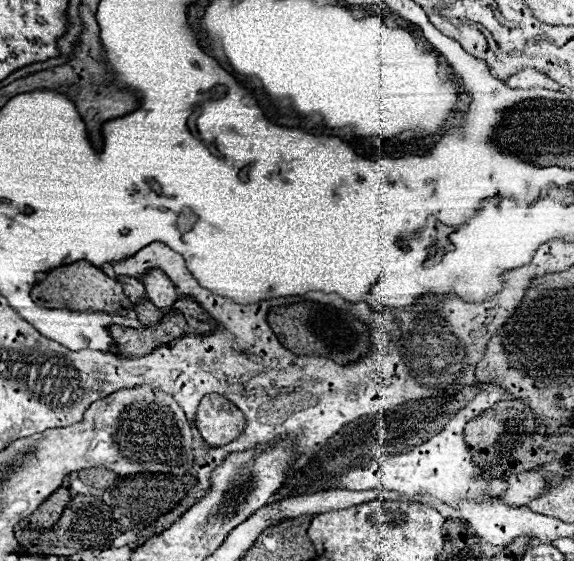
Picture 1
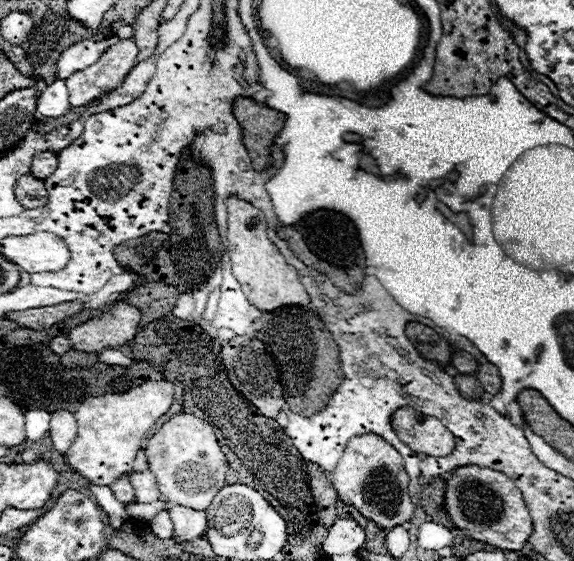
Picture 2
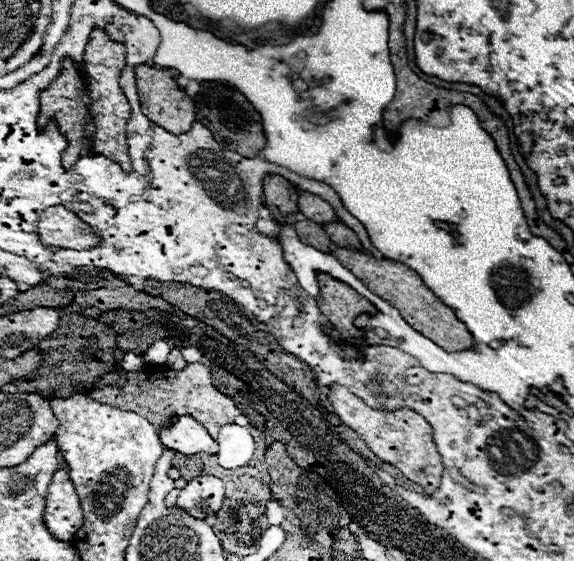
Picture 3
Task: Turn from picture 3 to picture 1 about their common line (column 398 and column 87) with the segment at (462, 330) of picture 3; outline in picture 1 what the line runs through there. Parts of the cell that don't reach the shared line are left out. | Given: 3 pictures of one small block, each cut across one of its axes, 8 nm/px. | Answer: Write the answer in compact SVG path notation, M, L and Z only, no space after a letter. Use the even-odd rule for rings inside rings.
M84 260L50 270L46 278L32 288L30 294L32 294L32 300L42 308L70 308L76 312L94 310L94 312L108 312L118 316L128 316L134 310L132 302L124 296L122 286L116 280L108 278L100 268Z

